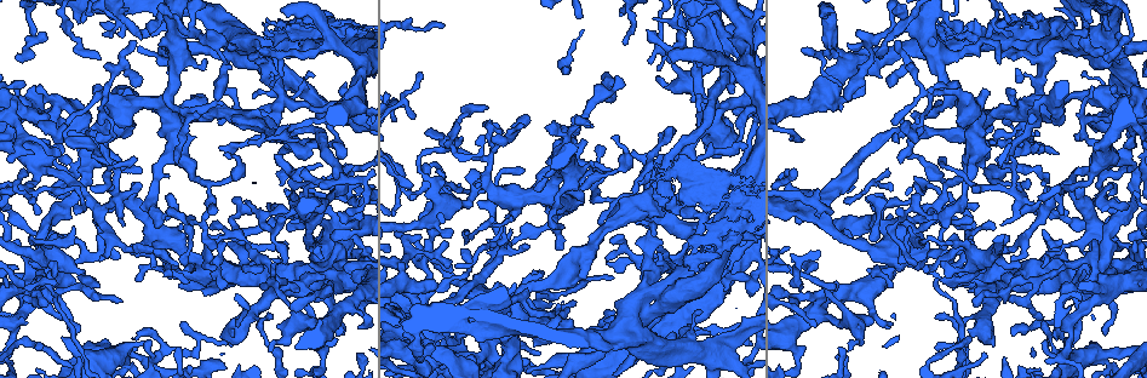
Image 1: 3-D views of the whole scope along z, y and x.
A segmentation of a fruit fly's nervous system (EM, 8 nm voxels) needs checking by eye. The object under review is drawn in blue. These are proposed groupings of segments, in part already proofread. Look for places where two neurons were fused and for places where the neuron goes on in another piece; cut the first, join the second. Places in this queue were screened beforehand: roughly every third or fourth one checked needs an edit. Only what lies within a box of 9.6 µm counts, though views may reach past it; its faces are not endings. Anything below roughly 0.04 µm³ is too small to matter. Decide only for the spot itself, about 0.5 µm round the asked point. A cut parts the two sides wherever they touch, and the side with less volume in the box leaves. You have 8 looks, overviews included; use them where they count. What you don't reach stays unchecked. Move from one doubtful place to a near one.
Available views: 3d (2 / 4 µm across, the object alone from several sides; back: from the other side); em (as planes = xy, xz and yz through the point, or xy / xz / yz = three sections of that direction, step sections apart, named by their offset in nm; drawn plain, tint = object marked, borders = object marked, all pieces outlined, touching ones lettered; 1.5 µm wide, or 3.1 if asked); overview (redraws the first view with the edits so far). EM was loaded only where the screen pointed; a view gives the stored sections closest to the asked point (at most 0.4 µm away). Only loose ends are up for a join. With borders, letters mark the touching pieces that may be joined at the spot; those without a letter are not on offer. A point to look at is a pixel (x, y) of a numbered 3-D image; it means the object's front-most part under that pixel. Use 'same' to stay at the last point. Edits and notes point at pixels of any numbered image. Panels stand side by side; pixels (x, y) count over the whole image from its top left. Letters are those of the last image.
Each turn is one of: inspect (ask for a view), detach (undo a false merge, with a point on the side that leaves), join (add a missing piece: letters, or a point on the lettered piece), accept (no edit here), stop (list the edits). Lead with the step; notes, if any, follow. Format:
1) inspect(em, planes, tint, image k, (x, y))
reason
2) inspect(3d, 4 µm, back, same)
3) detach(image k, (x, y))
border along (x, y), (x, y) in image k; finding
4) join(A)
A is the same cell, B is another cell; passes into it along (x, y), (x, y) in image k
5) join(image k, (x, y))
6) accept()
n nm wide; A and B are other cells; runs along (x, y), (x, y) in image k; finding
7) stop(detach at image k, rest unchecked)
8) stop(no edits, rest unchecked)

inspect(3d, 2 µm, image 1, (1060, 45))

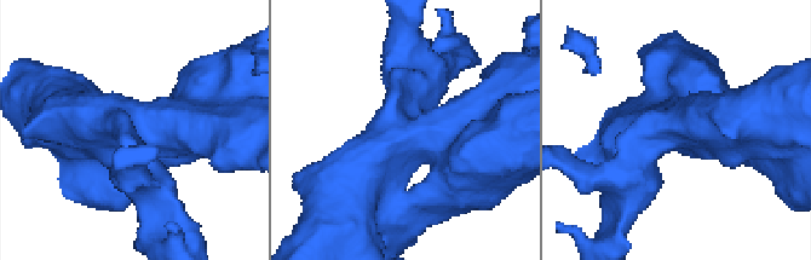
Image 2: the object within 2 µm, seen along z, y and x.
inspect(em, planes, borders, image 2, (674, 128))
shape alone is not enough

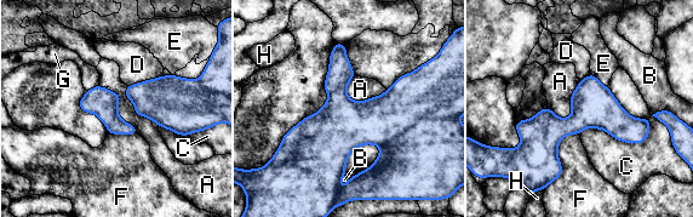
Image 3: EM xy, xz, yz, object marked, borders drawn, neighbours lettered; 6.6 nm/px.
accept()
C touches over 500 nm; A, B, C, D, E, F, G and H are other cells; one neuron here

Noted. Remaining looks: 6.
inspect(3d, 4 µm, image 1, (315, 145))
sharp bend

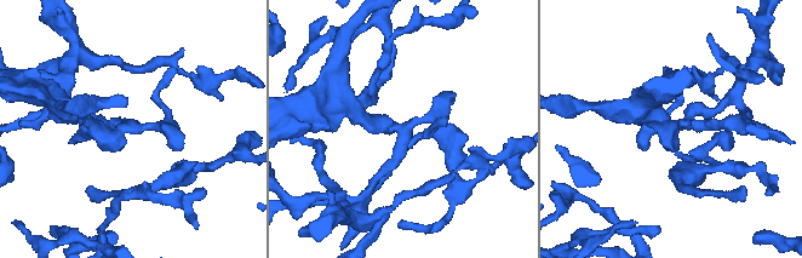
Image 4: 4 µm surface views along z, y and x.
inspect(em, planes, borders, image 4, (404, 137))
now the EM

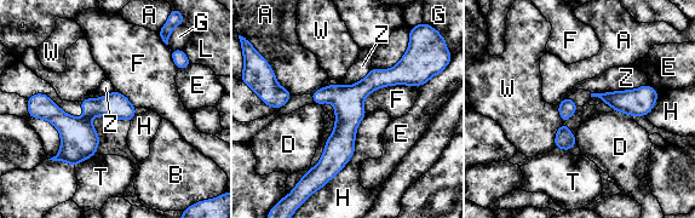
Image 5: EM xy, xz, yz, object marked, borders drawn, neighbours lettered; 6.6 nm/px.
detach(image 5, (79, 139))
60 nm wide; A, B, D, E, F, G, H, L, T, W and Z are other cells; border along (84, 116), (88, 119) in image 5; a second neuron is stuck on

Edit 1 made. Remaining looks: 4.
inspect(em, planes, borders, image 1, (727, 45))
four or more arms meet

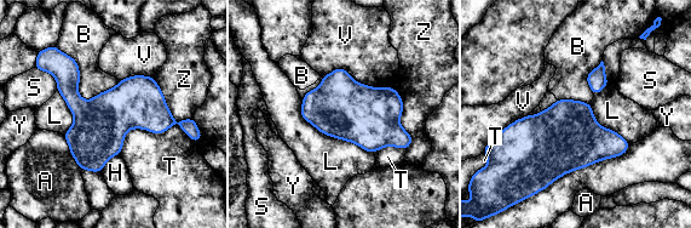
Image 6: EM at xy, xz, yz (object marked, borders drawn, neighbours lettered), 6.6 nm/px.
accept()
A, B, H, L, S, T, V, Y and Z are other cells; border along (194, 141), (130, 129), (119, 153) in image 6; all the same neuron

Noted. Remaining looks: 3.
stop(detach at image 5, rest unchecked)

